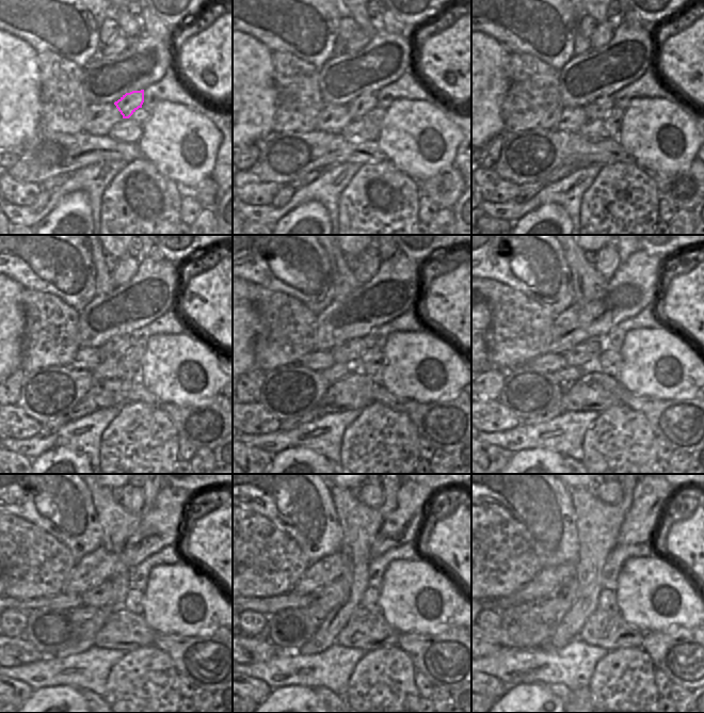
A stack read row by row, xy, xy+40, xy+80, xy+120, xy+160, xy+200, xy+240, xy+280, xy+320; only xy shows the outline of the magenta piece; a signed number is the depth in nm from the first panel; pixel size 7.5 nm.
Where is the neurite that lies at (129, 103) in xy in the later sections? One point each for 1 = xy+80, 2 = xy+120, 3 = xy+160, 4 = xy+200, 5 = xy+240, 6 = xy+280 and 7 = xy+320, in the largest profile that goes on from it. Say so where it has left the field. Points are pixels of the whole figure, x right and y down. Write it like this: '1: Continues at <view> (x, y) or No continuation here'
1: Continues at xy+80 (598, 108)
2: Continues at xy+120 (117, 346)
3: Continues at xy+160 (352, 350)
4: Continues at xy+200 (585, 354)
5: Continues at xy+240 (104, 593)
6: Continues at xy+280 (324, 599)
7: Continues at xy+320 (560, 600).

